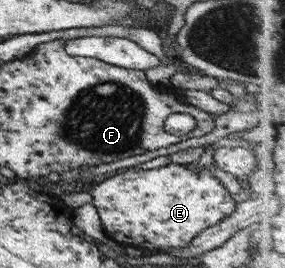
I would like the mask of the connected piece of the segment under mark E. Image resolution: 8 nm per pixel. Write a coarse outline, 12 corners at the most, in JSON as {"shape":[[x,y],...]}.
{"shape":[[209,167],[116,173],[88,194],[121,246],[183,248],[242,210]]}

